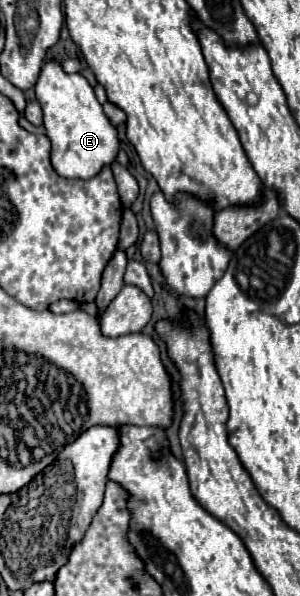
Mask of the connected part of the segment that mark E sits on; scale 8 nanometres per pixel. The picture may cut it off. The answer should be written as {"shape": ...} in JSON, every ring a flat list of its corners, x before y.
{"shape":[[47,60,35,84,35,94,43,108,47,136,53,144,51,164,59,176,87,180,99,174,103,166,109,166,117,158,117,130,105,116,103,106,97,102,95,92,85,76,67,74,61,64]]}

